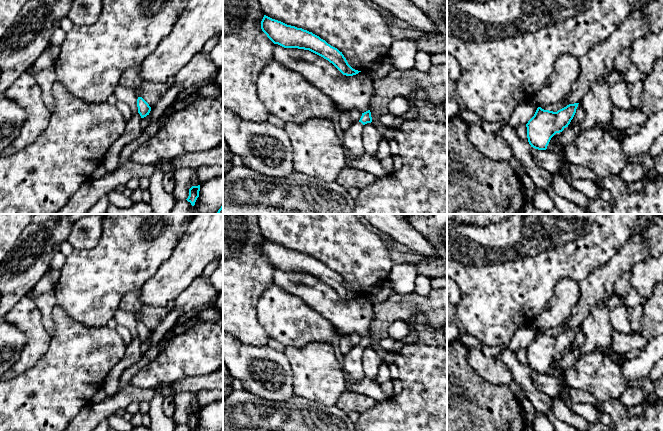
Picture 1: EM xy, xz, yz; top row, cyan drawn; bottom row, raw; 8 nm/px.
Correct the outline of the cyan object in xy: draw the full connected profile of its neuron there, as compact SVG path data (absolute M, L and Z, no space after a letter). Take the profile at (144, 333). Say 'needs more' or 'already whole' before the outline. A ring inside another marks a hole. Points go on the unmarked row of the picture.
already whole | M138 321L137 323L137 331L138 337L140 338L141 342L144 342L149 339L151 335L151 331L142 321Z

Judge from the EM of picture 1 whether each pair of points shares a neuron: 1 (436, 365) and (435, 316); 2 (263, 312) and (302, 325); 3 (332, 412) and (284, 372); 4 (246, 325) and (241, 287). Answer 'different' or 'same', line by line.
1: different
2: same
3: different
4: same

